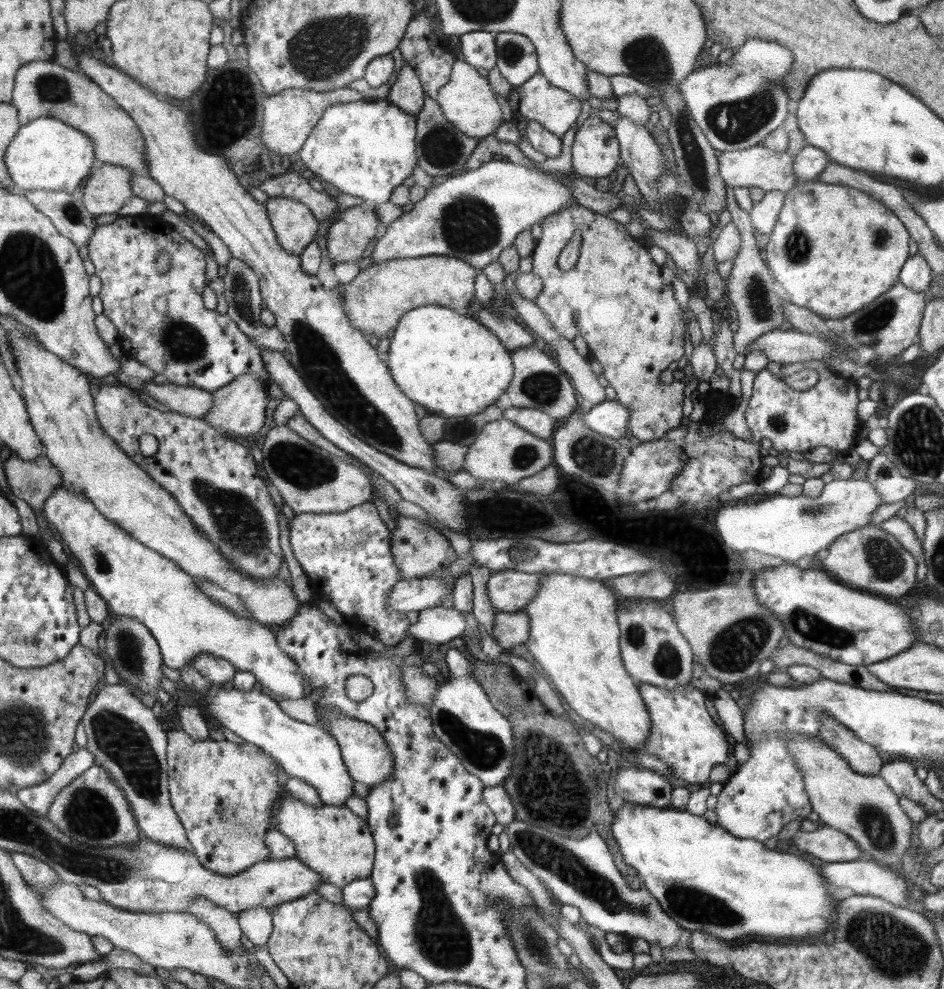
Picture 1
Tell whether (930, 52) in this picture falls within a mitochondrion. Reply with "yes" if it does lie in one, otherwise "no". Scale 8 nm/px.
no

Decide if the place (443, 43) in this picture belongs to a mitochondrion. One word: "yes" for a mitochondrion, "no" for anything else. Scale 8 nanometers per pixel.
no

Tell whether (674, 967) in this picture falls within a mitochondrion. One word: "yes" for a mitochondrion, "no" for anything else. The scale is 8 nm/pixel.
no

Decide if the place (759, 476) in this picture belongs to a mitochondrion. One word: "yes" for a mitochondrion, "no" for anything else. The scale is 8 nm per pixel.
no

